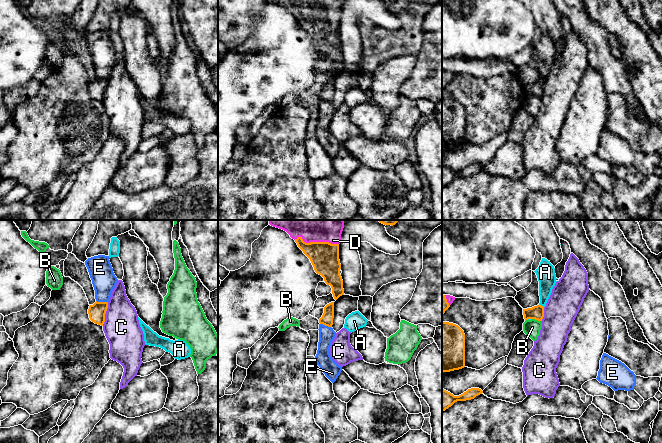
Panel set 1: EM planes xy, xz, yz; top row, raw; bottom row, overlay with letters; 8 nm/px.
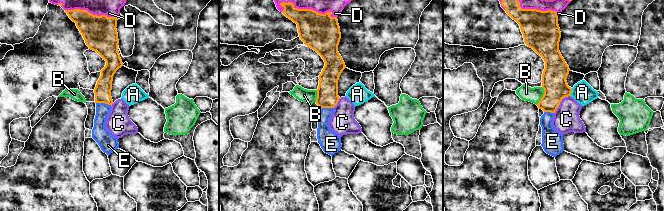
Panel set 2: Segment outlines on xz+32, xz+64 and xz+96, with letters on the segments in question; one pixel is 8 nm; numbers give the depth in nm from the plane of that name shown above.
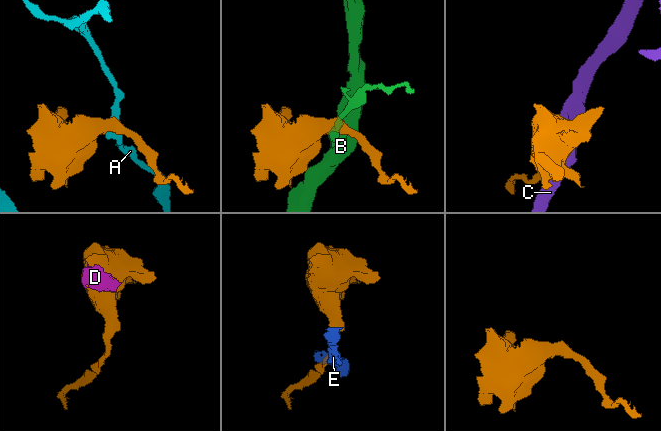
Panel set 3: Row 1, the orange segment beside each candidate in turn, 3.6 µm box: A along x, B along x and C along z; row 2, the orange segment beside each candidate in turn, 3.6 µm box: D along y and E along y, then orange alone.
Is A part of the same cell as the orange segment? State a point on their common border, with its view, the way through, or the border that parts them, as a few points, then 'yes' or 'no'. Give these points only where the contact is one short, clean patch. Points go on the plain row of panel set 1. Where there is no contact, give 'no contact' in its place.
contact yz (540, 81); border yz (539, 80), (543, 83); no

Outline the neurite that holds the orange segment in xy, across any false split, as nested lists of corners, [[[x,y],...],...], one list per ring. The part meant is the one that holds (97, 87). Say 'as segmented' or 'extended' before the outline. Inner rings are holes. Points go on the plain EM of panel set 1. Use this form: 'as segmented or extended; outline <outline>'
as segmented; outline [[[95,78],[89,82],[89,94],[95,100],[103,102],[105,98],[105,90],[108,84],[108,78]]]

